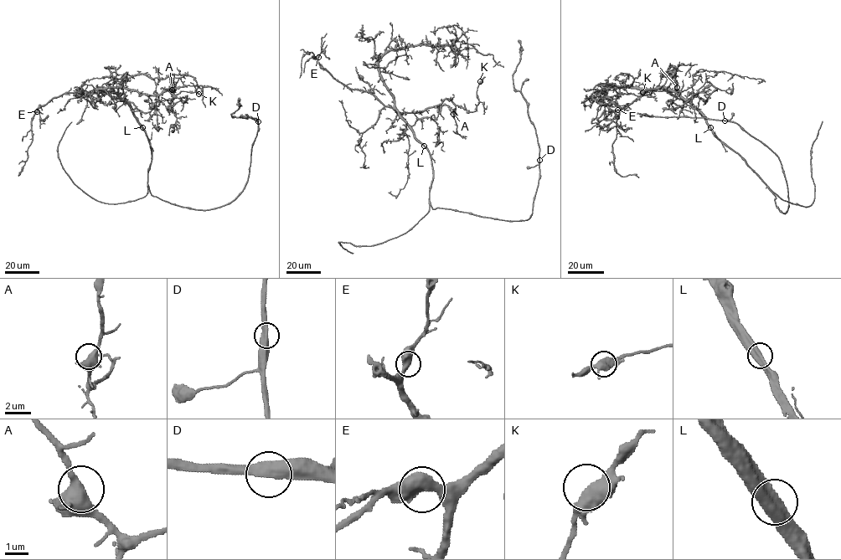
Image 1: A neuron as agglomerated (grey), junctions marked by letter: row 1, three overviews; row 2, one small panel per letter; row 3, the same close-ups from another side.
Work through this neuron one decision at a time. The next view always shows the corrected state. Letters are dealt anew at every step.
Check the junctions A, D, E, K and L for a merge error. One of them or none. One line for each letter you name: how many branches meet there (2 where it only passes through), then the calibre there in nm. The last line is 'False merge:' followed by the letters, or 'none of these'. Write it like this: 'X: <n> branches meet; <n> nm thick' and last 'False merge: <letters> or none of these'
False merge: none of these

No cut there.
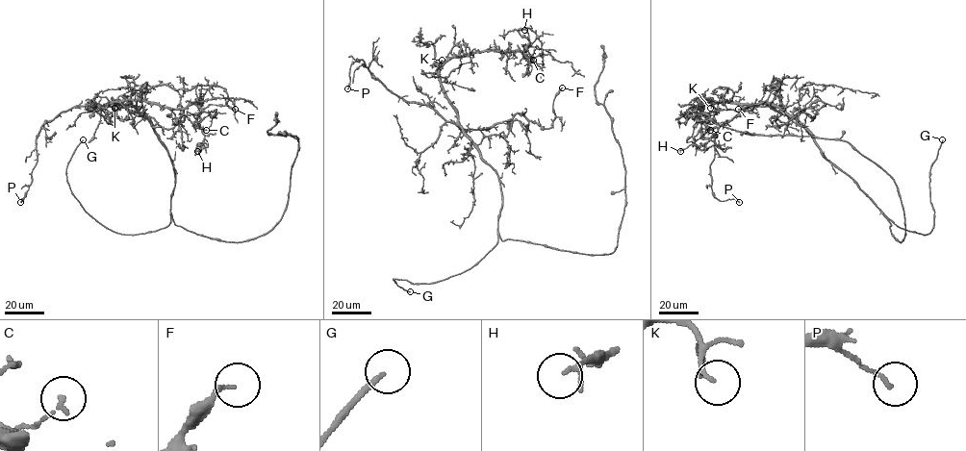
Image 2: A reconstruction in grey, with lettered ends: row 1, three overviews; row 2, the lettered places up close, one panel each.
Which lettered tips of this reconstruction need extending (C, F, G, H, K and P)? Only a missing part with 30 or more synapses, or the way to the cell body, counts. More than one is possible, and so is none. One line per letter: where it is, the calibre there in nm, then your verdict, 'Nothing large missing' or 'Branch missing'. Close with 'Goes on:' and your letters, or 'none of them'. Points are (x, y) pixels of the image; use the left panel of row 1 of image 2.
C: Place: (206, 130). Thickness 140 nm. Nothing large missing
F: Place: (235, 109). Thickness 180 nm. Nothing large missing
G: Place: (83, 139). Thickness 190 nm. Branch missing
H: Place: (197, 151). Thickness 180 nm. Nothing large missing
K: Place: (114, 108). Thickness 100 nm. Nothing large missing
P: Place: (20, 202). Thickness 120 nm. Nothing large missing
Goes on: G

